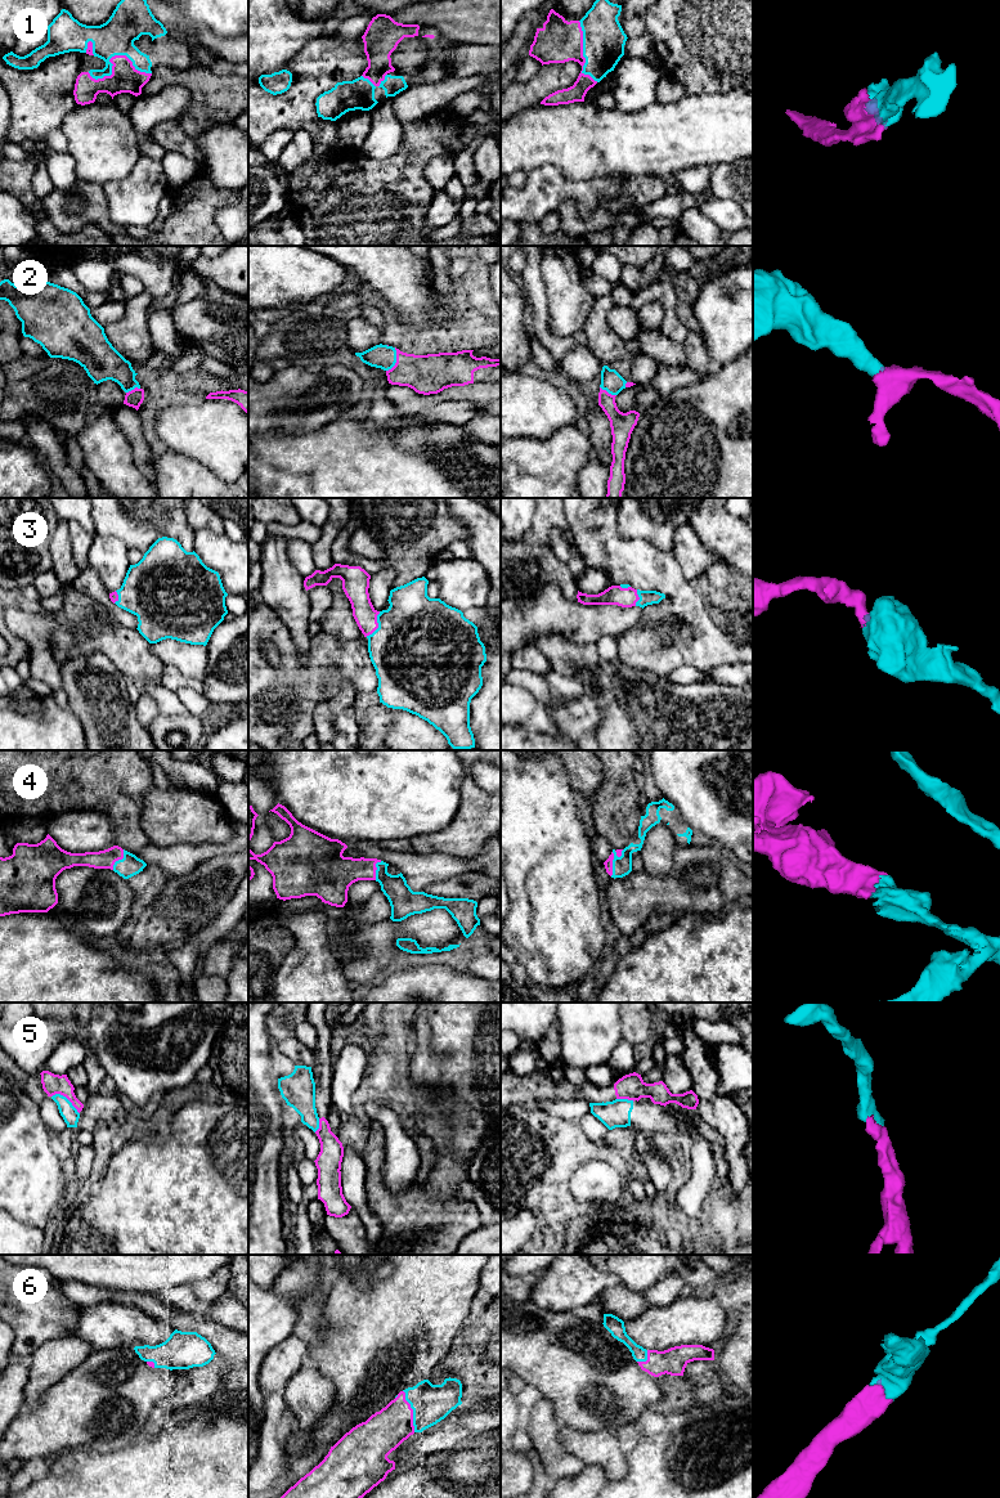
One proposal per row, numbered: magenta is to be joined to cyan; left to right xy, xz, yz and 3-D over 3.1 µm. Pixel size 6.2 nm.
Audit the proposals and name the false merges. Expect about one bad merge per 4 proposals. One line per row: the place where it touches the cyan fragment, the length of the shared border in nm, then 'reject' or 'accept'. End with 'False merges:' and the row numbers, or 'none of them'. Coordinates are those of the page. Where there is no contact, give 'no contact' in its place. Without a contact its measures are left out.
1: xy (112, 55) | 400 nm | accept
2: xz (395, 360) | 160 nm | accept
3: xz (379, 626) | 180 nm | accept
4: yz (613, 860) | 190 nm | accept
5: xy (67, 1099) | 200 nm | reject
6: xz (413, 1411) | 280 nm | accept
False merges: 5

